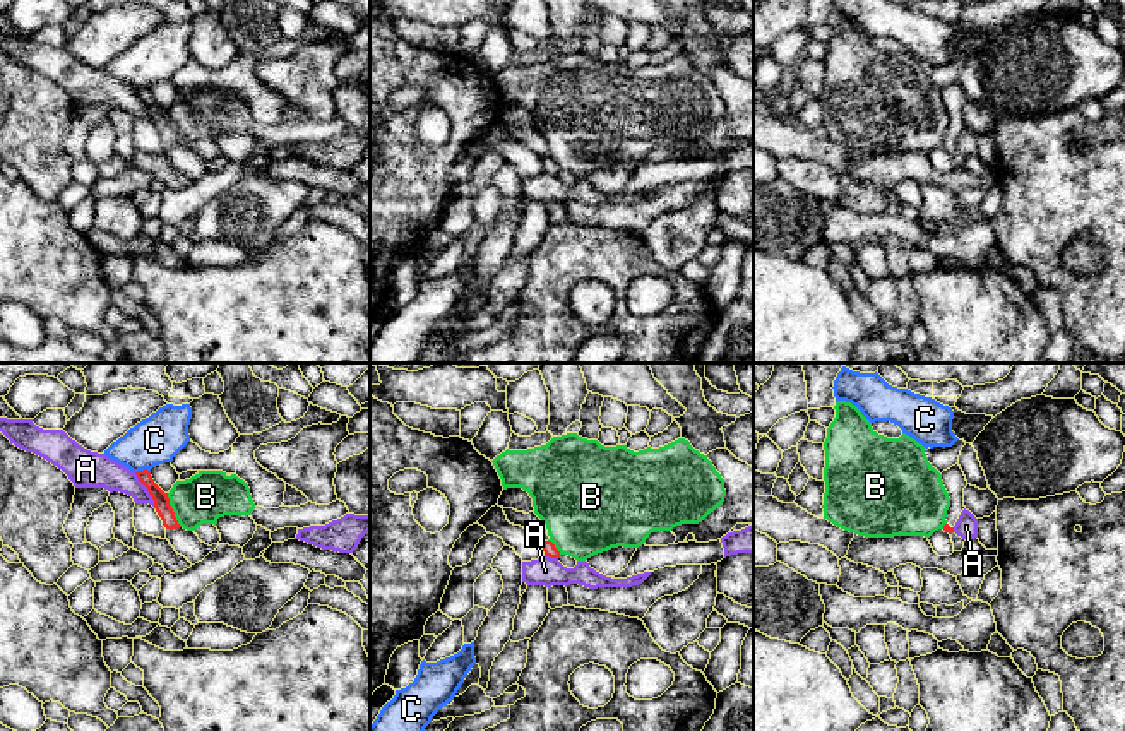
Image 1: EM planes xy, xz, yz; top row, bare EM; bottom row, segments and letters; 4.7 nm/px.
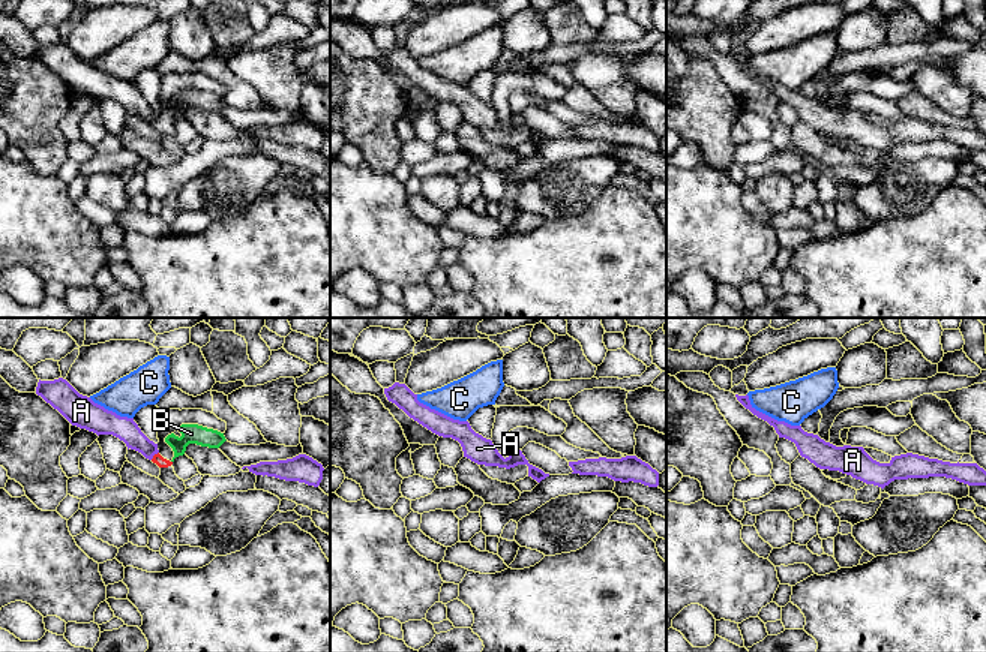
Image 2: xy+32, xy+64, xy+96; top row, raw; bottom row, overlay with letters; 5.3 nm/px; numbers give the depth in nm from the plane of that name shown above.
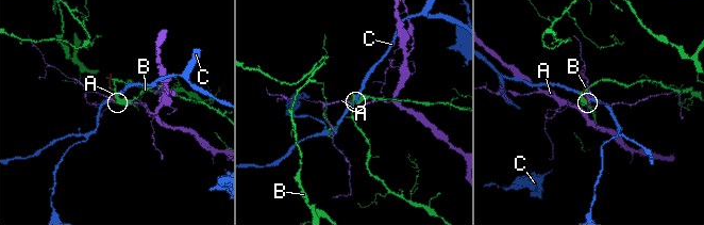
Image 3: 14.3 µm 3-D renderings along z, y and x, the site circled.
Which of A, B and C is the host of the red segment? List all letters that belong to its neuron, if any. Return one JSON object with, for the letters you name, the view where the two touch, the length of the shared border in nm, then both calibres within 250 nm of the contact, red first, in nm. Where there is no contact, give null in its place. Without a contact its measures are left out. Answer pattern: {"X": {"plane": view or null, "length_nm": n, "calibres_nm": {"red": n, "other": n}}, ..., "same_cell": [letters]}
{"same_cell": []}

